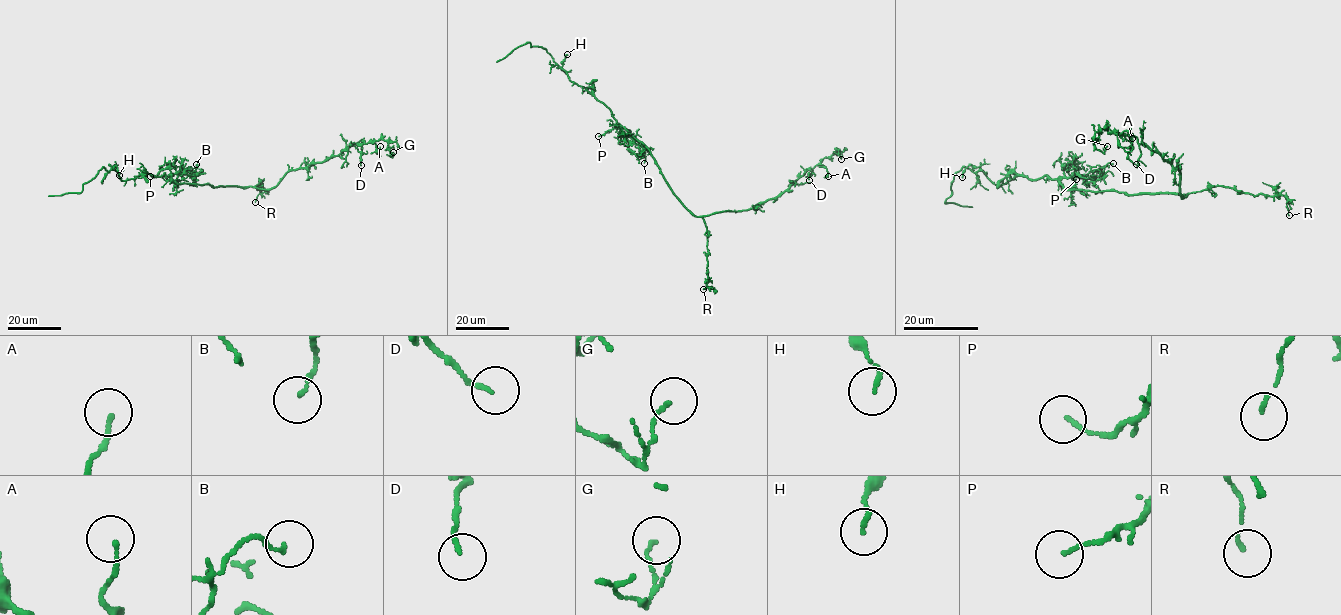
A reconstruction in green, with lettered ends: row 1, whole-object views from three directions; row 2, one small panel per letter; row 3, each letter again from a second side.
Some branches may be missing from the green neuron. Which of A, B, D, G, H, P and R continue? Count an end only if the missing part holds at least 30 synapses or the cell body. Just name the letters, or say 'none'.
none

